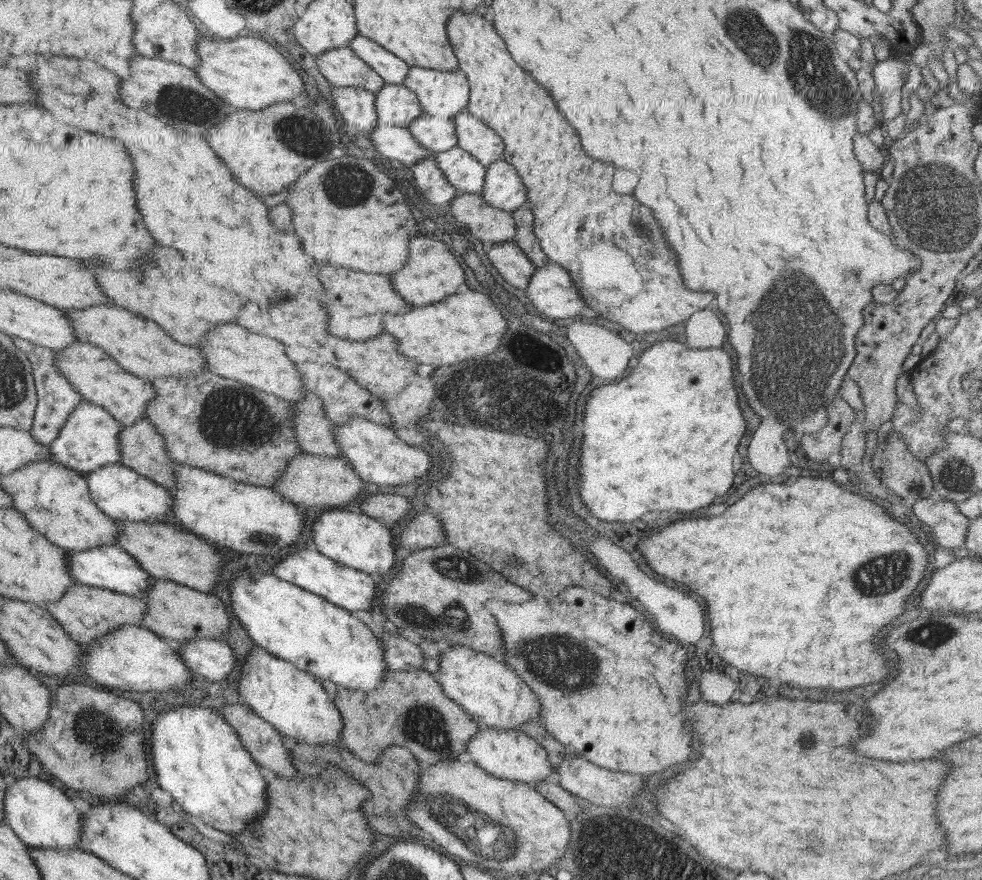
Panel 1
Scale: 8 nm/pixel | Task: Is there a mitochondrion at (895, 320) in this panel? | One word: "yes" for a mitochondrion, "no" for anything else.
no

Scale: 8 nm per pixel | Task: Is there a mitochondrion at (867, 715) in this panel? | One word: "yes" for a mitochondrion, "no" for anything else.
no

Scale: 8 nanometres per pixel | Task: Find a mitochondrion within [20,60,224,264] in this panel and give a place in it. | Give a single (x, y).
(179, 105)

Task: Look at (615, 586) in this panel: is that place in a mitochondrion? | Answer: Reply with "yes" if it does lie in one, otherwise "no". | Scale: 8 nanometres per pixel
no

